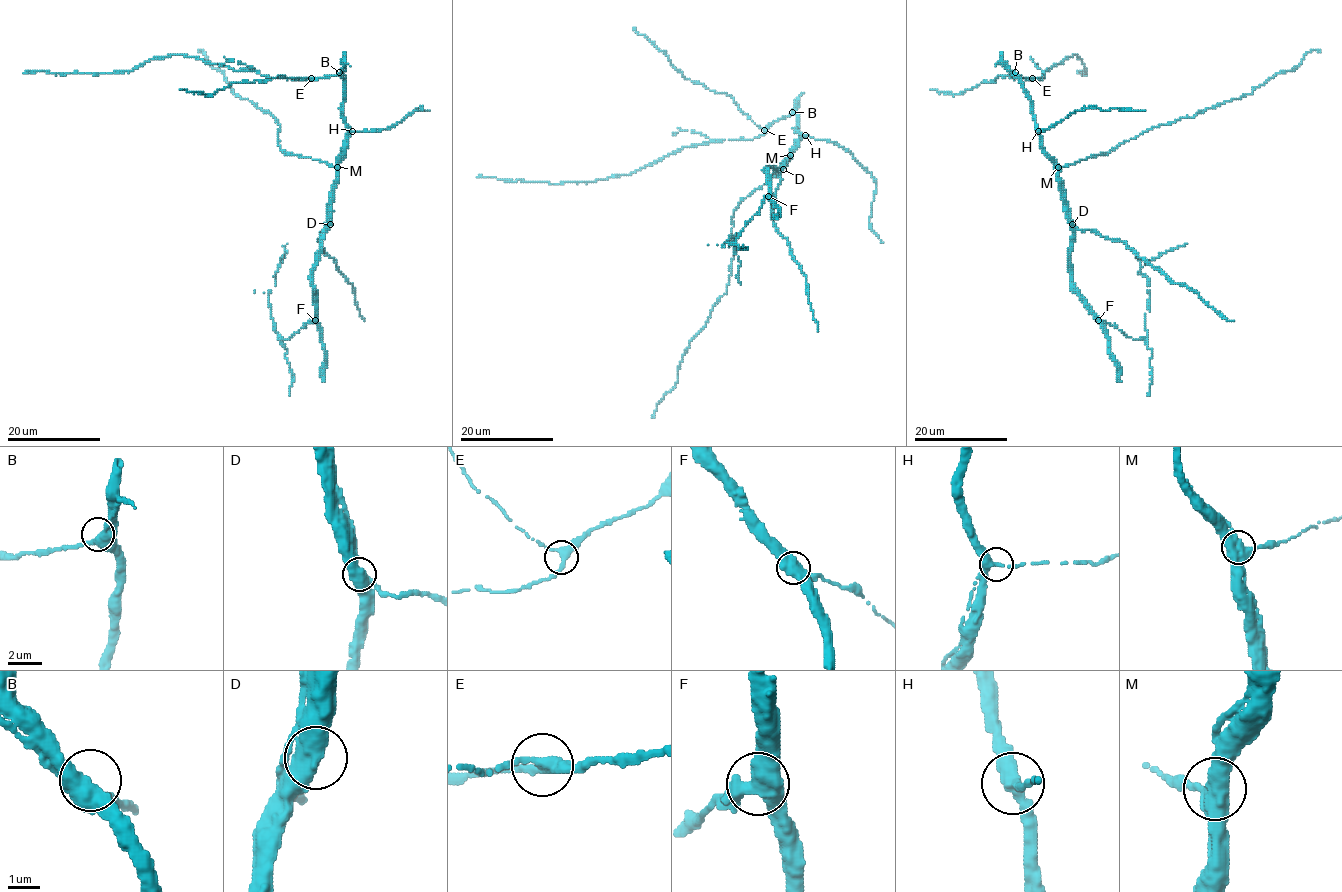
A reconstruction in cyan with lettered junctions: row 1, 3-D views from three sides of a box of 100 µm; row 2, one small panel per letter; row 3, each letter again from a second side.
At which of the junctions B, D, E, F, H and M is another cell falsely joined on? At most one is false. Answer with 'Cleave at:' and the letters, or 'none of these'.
Cleave at: F

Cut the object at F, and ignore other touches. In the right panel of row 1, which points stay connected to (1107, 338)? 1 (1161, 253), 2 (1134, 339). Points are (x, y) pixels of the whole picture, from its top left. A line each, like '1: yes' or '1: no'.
1: no
2: no

